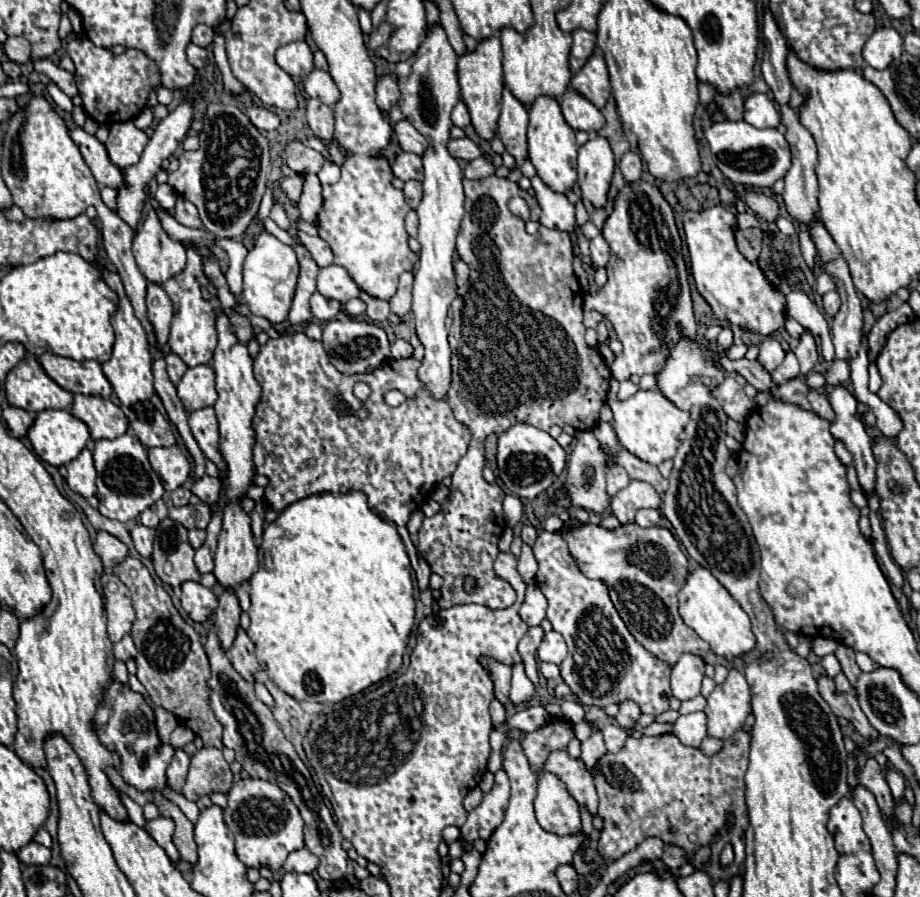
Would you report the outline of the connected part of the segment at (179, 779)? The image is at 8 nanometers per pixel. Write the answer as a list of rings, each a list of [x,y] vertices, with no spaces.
[[[176,749],[176,755],[166,771],[168,775],[168,785],[170,789],[174,791],[180,791],[186,783],[186,775],[188,775],[188,767],[190,767],[190,757],[182,751],[182,749]]]

